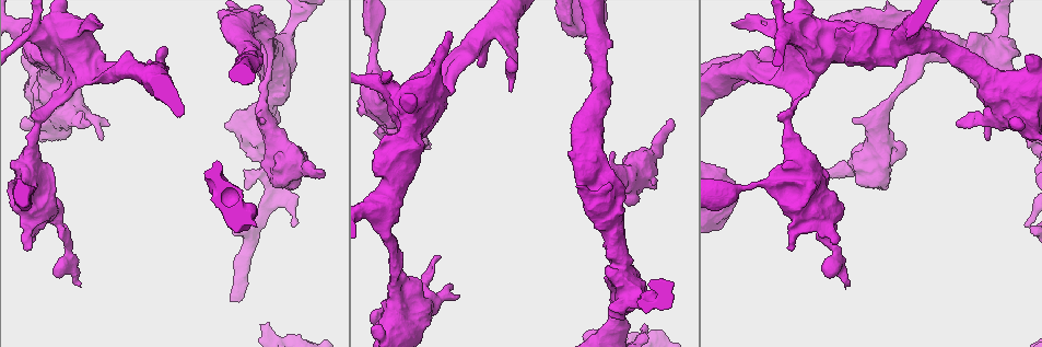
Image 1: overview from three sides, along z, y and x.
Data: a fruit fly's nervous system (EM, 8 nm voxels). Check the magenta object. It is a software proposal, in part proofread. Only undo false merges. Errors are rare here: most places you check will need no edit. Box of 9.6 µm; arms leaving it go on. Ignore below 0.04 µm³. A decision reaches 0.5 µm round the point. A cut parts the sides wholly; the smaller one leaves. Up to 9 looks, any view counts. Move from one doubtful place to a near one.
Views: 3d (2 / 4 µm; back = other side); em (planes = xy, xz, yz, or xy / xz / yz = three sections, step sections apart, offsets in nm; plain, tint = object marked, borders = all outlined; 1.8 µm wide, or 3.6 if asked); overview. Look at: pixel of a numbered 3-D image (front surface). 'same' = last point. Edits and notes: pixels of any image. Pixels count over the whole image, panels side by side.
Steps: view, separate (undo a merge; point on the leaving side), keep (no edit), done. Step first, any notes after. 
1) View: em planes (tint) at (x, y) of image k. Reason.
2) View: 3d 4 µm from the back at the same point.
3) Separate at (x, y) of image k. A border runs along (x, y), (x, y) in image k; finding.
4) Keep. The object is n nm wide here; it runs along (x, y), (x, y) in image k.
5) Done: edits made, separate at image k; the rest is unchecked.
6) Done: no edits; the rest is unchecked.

View: 3d 4 µm at (627, 292) of image 1. Sudden change in width.

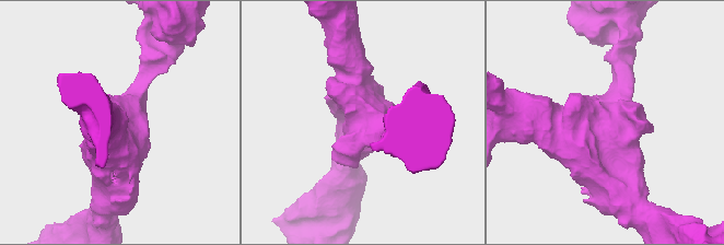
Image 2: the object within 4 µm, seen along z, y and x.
View: em 3.6 µm yz step 16 (borders) at (607, 139) of image 2.

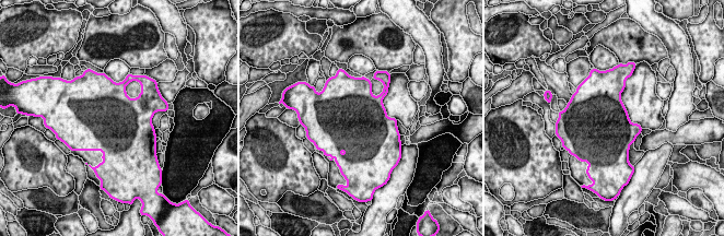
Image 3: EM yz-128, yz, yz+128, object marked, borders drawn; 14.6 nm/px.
Keep. All the same neuron.

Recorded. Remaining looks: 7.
View: 3d 4 µm at (890, 145) of image 1. Sudden change in width.

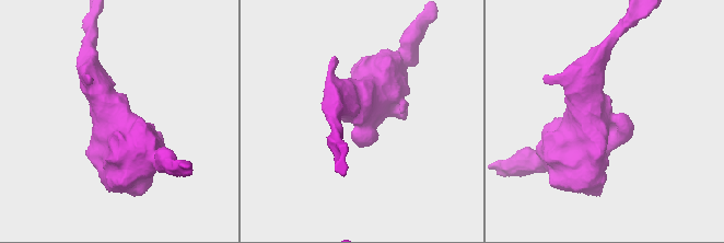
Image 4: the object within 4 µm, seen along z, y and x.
View: em yz step 8 (tint) at (361, 123) of image 4. Need the tissue.

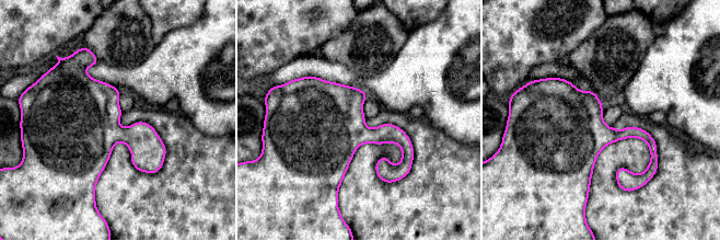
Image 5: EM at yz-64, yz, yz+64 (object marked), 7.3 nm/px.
View: em planes (borders) at the same point. Another direction.

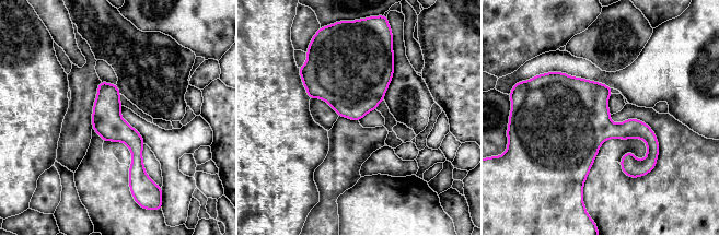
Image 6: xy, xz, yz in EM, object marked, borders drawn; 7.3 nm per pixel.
Keep. The object is 220 nm wide here; it runs along (102, 84), (107, 116), (136, 144), (137, 175) in image 6; all the same neuron.

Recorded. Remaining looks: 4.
View: 3d 2 µm at (118, 71) of image 1. A fork.

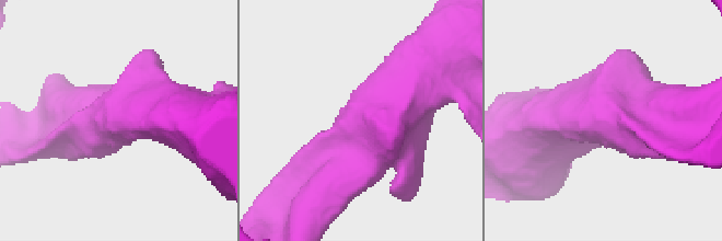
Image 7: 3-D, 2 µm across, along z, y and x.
View: em xz step 16 (borders) at (621, 113) of image 7. Now the EM.

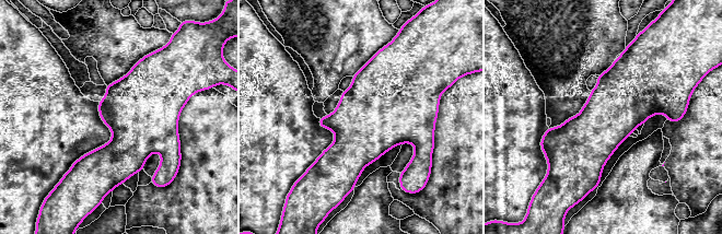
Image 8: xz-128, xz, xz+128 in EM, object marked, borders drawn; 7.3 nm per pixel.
Keep. The object is 360 nm wide here; all the same neuron.

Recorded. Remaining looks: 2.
View: em 3.6 µm yz step 8 (borders) at (801, 73) of image 1. Sudden change in width.

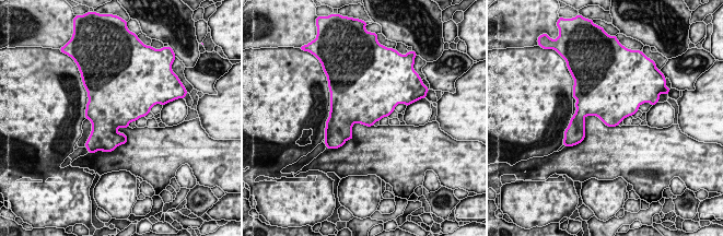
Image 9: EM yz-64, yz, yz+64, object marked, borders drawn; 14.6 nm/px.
View: em 3.6 µm planes (borders) at the same point.

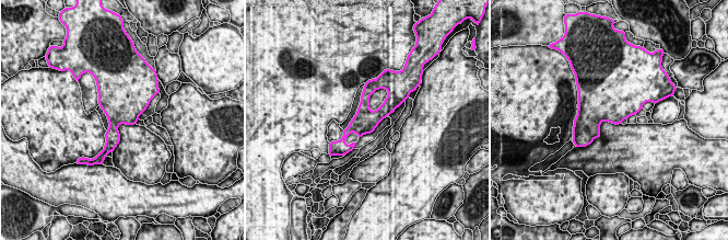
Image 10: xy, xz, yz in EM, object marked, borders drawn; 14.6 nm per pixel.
Keep. Continuous, no second neuron.

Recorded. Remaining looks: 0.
Done: no edits; the rest is unchecked.

